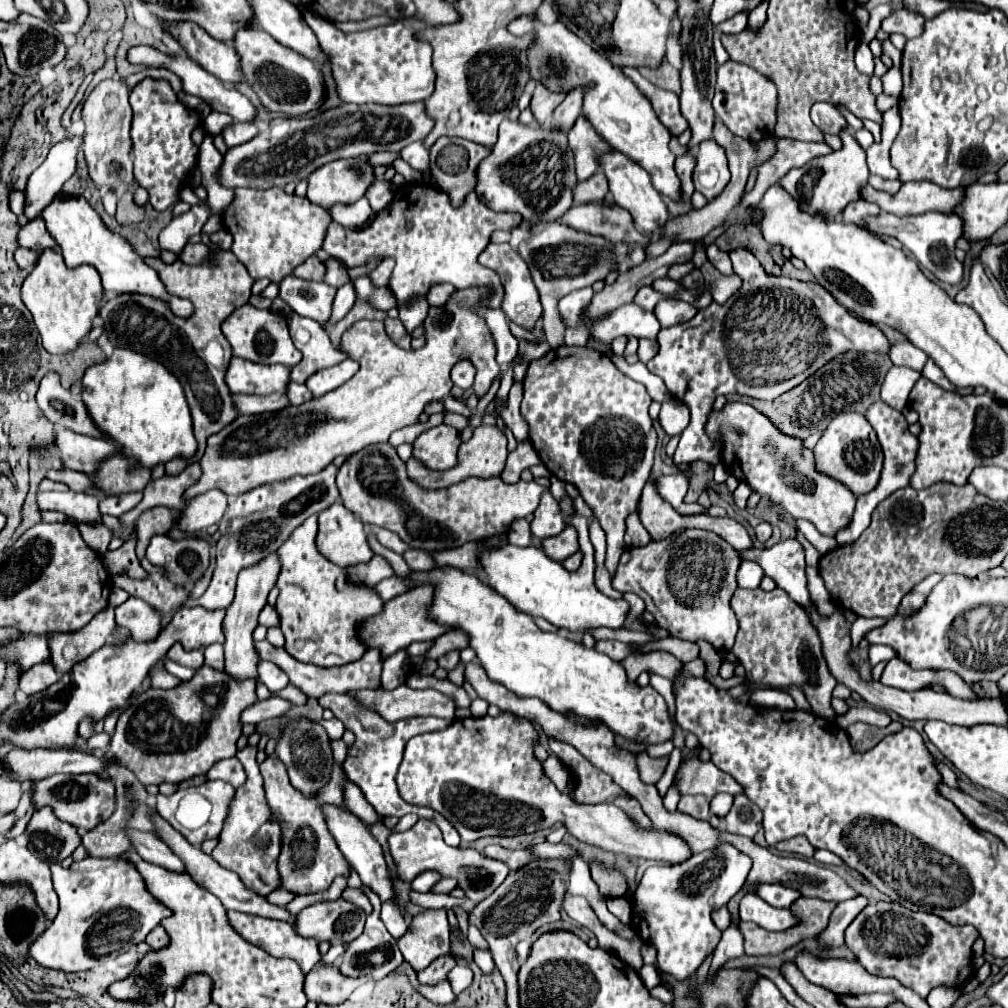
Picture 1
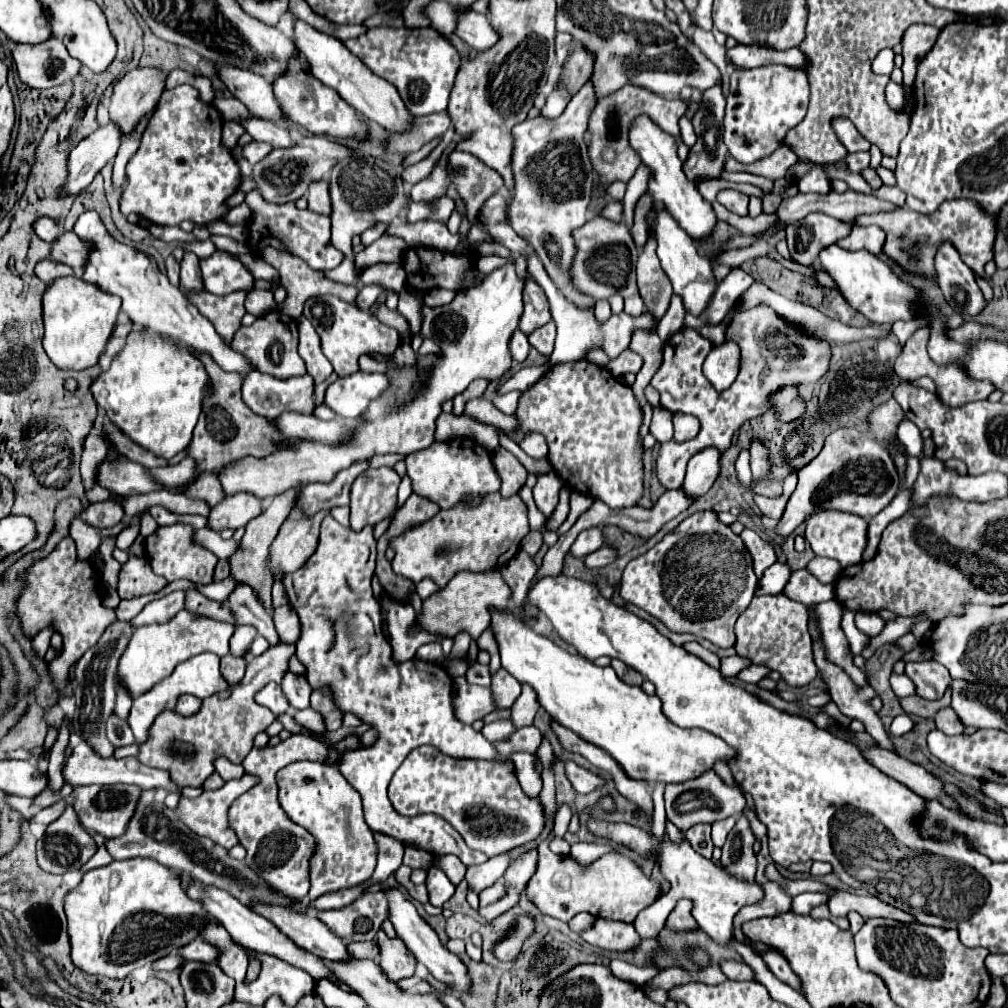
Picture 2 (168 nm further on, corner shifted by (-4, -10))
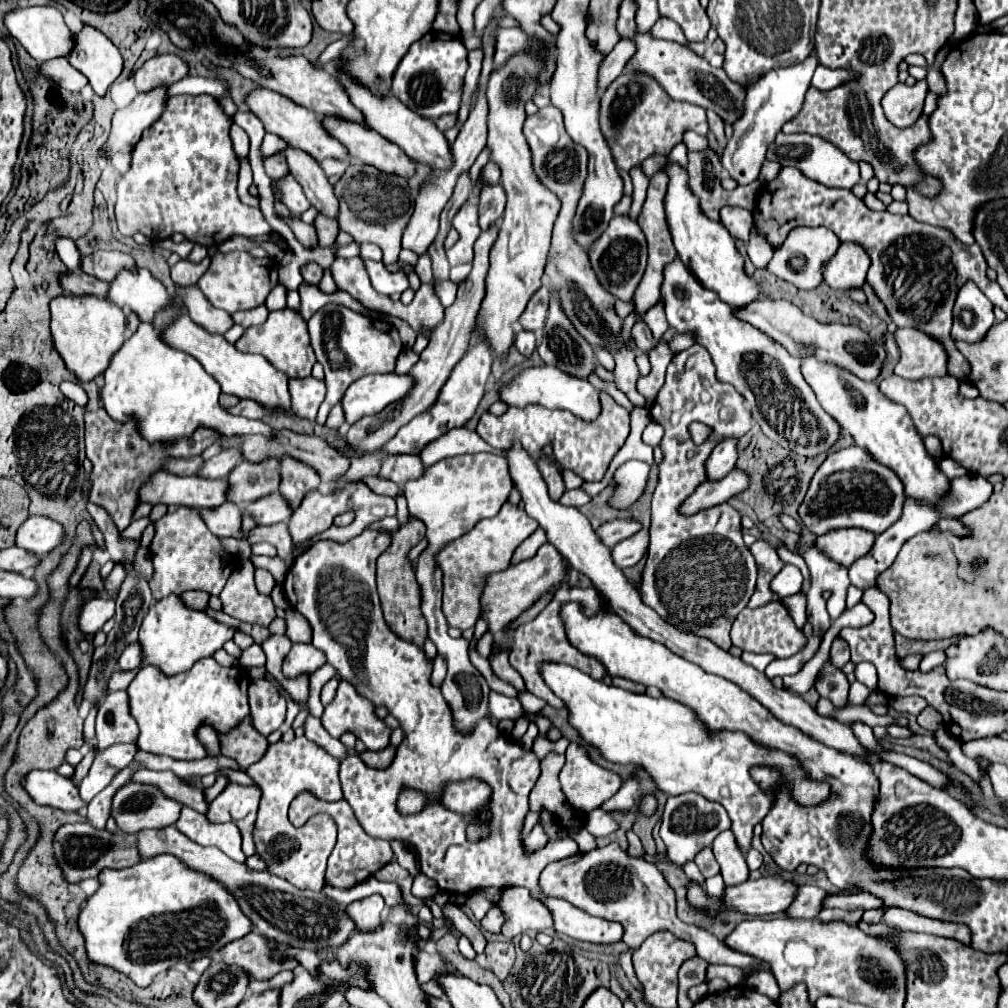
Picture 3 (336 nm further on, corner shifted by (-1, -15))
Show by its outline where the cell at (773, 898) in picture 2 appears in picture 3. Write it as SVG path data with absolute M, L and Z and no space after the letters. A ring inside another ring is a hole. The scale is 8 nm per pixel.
M799 886L795 902L789 906L787 914L791 918L817 918L823 910L823 900L829 896L827 890L817 886Z

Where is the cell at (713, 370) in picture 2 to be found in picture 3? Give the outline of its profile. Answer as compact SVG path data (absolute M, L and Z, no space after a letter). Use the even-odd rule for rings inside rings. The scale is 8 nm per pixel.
M681 260L665 268L661 298L669 326L681 334L693 334L695 342L711 354L717 366L717 378L733 384L745 400L753 400L753 420L761 426L765 436L785 450L809 458L829 452L835 446L841 436L841 426L821 408L815 392L805 384L799 372L799 358L791 356L781 344L773 342L749 322L739 320L715 292L703 288L703 284L687 272Z

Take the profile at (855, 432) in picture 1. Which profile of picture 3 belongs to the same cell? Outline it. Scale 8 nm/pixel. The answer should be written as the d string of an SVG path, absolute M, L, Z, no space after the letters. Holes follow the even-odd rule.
M849 446L831 452L815 472L809 492L799 506L799 516L801 522L817 536L837 528L863 528L873 534L881 534L901 518L903 502L903 484L895 472L873 460L869 452Z

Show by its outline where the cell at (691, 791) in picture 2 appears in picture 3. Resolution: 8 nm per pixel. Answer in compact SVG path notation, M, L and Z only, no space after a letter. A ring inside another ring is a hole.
M679 794L679 796L671 796L667 800L665 812L663 812L663 822L661 822L661 838L667 846L669 858L673 862L677 862L679 866L695 860L697 852L701 852L703 848L711 846L715 836L723 830L729 830L731 820L725 812L725 808L721 804L715 804L699 794Z

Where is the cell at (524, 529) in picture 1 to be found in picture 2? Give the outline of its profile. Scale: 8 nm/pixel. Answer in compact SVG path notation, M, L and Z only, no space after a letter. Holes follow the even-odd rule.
M518 551L502 569L500 573L504 575L508 587L512 589L512 597L510 597L510 607L512 609L522 610L523 603L532 579L536 577L536 563L534 559L526 553L526 551Z

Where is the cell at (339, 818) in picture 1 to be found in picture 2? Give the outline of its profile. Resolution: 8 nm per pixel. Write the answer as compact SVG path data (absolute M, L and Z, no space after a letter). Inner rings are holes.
M384 887L382 893L384 893L386 899L388 899L388 915L390 915L390 921L392 921L394 929L396 929L396 935L406 943L406 947L410 949L410 953L414 953L416 961L424 963L424 965L428 967L428 971L430 971L436 979L444 981L446 985L448 985L448 983L456 983L456 991L466 989L466 987L470 985L466 967L462 965L462 961L460 961L456 955L452 955L452 953L440 943L436 931L418 915L416 907L408 901L406 893L404 893L400 887Z

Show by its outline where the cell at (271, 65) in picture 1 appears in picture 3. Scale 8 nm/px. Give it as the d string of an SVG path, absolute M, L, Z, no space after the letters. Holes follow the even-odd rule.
M323 118L327 130L333 136L339 136L353 158L375 166L381 172L391 172L401 178L415 176L415 160L411 160L397 144L385 140L379 132L367 130L361 124L347 124L347 120Z

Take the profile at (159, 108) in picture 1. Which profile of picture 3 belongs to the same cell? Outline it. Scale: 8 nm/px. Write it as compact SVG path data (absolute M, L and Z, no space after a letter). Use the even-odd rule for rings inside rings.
M209 94L173 96L161 118L143 132L133 150L131 168L117 184L119 232L123 236L139 232L153 242L181 232L187 240L207 248L235 234L253 238L271 232L259 208L245 206L237 196L239 160L231 148L231 124L233 118Z

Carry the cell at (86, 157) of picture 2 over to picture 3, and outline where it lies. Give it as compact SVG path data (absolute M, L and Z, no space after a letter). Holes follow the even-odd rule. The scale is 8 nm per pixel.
M157 86L149 92L137 94L127 108L117 110L107 142L109 154L115 154L119 150L131 150L139 142L143 130L159 120L167 106L167 100L167 86Z

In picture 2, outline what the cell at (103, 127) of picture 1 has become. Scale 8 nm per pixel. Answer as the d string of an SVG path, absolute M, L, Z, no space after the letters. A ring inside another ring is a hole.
M134 69L114 83L110 97L110 123L118 125L122 137L128 137L138 123L156 107L164 91L166 73L158 69Z

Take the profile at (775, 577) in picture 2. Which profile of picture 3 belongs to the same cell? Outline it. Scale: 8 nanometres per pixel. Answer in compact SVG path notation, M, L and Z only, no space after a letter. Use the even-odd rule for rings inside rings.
M785 564L785 568L779 572L779 576L775 576L775 582L771 584L771 588L775 588L775 592L779 592L779 598L791 596L803 588L803 574L799 572L799 568Z

